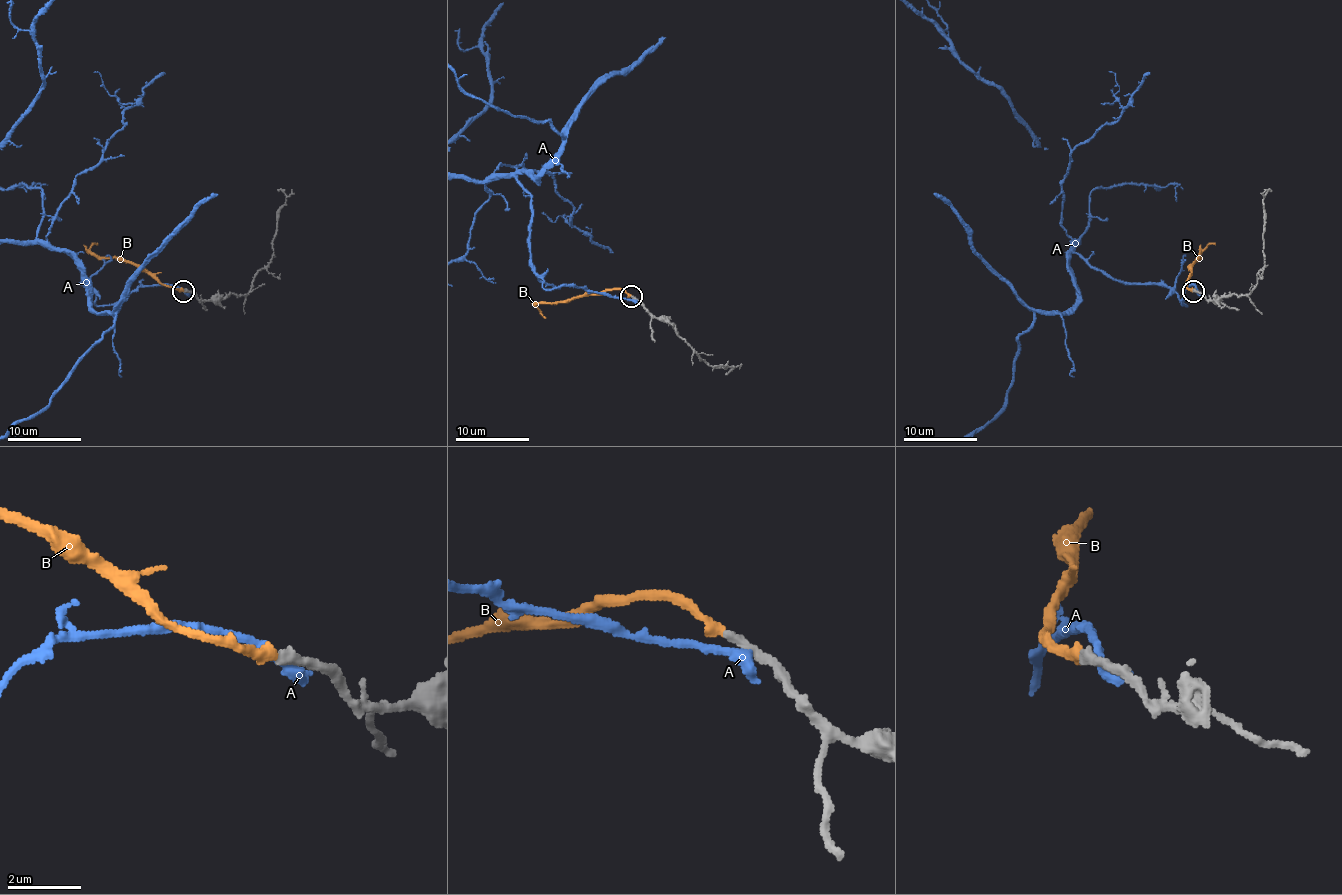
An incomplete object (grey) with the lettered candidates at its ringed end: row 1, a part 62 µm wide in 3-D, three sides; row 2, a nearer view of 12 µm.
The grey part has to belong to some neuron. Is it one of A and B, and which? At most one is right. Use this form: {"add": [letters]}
{"add": ["B"]}

